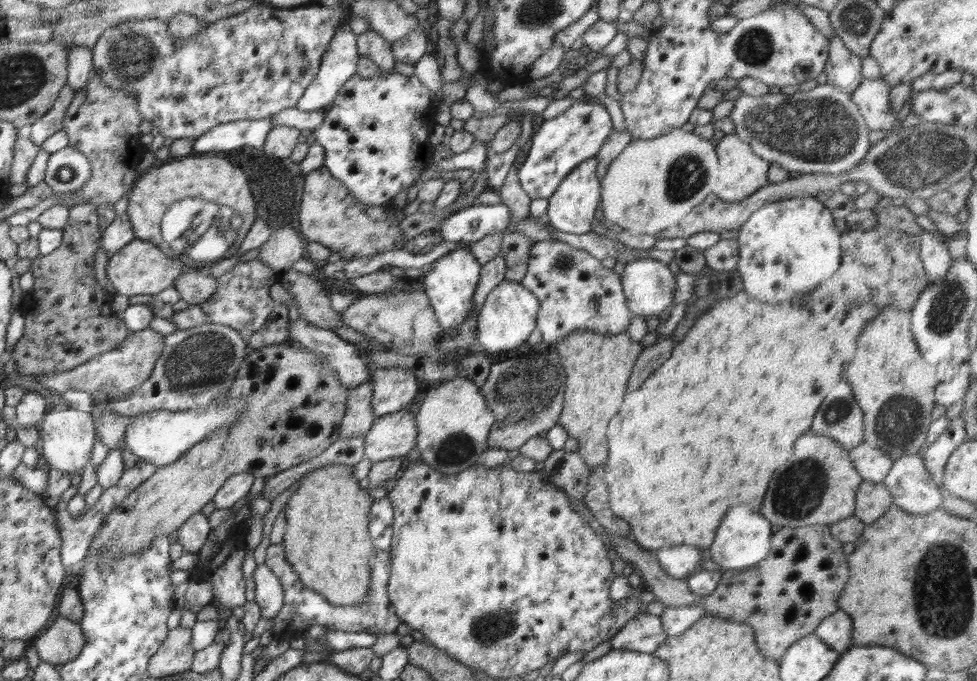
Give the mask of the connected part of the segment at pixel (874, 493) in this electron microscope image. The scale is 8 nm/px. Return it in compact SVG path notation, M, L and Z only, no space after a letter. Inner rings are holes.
M863 480L855 494L853 515L869 525L879 519L892 505L892 495L883 482L873 483Z

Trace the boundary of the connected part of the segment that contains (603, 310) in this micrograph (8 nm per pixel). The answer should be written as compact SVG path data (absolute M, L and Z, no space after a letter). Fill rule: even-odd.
M550 239L534 242L528 260L527 271L520 283L540 300L536 328L542 332L542 340L546 344L559 342L561 338L576 330L594 331L602 335L615 335L628 329L633 315L627 307L621 275L604 267L600 259L594 258L588 252L574 248L565 242Z

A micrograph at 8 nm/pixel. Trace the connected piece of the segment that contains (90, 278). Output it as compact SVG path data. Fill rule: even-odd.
M76 204L69 208L69 217L66 224L61 228L63 239L60 246L47 254L32 259L30 272L34 277L34 290L30 293L32 302L27 302L30 310L24 313L25 325L21 339L17 342L12 358L16 364L16 371L21 375L50 375L64 371L71 371L74 367L87 363L95 356L118 348L120 343L130 334L130 329L126 324L118 320L118 314L108 310L110 302L106 300L106 292L96 286L94 277L94 260L96 250L100 246L100 234L98 234L98 214L96 207L92 204ZM92 318L106 318L112 324L106 326L106 320L98 326L96 330L90 330L90 320Z

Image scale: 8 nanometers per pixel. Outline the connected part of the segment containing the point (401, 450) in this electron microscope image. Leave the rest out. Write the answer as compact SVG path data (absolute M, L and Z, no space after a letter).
M403 409L375 418L365 438L364 457L373 464L390 458L408 457L418 438L416 415Z

